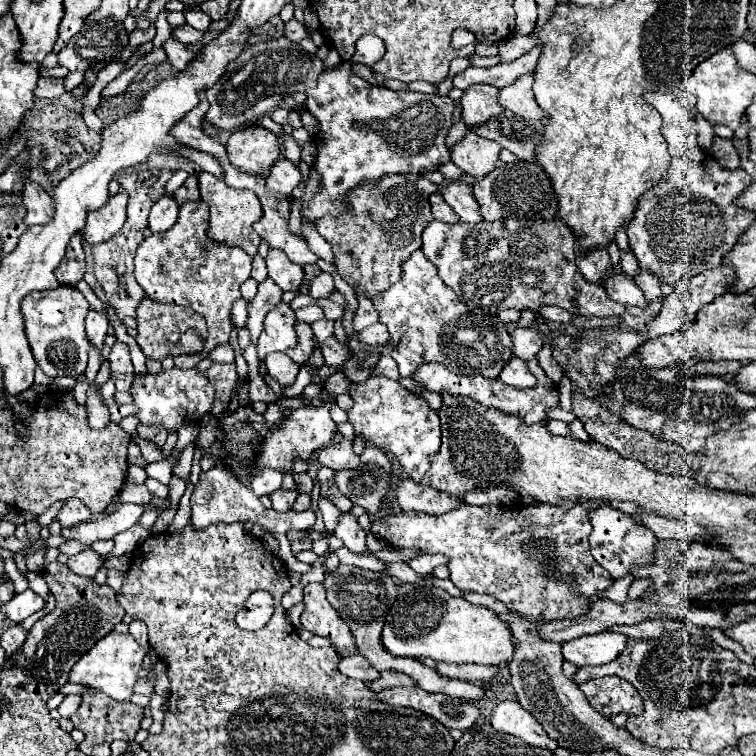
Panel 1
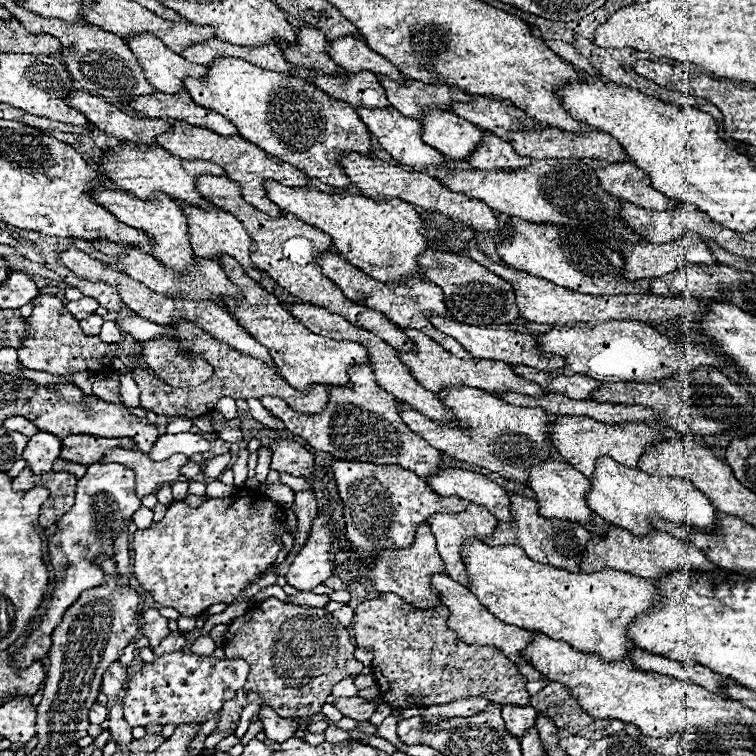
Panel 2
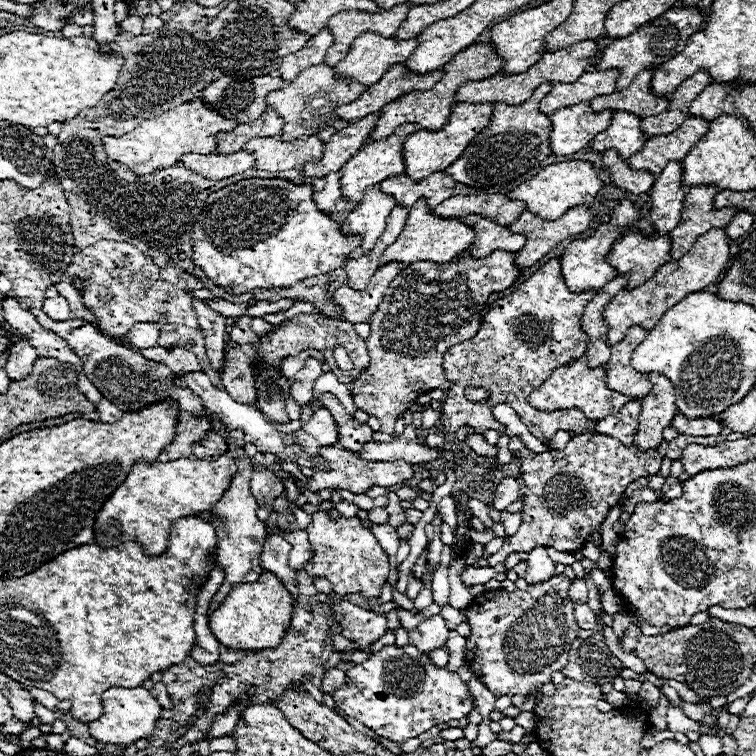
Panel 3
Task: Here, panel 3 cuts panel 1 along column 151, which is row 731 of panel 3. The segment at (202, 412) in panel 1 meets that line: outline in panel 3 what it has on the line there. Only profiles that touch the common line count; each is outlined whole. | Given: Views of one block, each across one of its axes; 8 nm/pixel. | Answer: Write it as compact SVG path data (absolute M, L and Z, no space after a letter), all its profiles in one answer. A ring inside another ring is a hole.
M410 644L404 648L386 646L366 662L352 666L346 674L346 684L332 694L336 706L378 736L398 744L442 722L460 720L474 708L470 690L460 682L460 676L434 666L426 654Z

